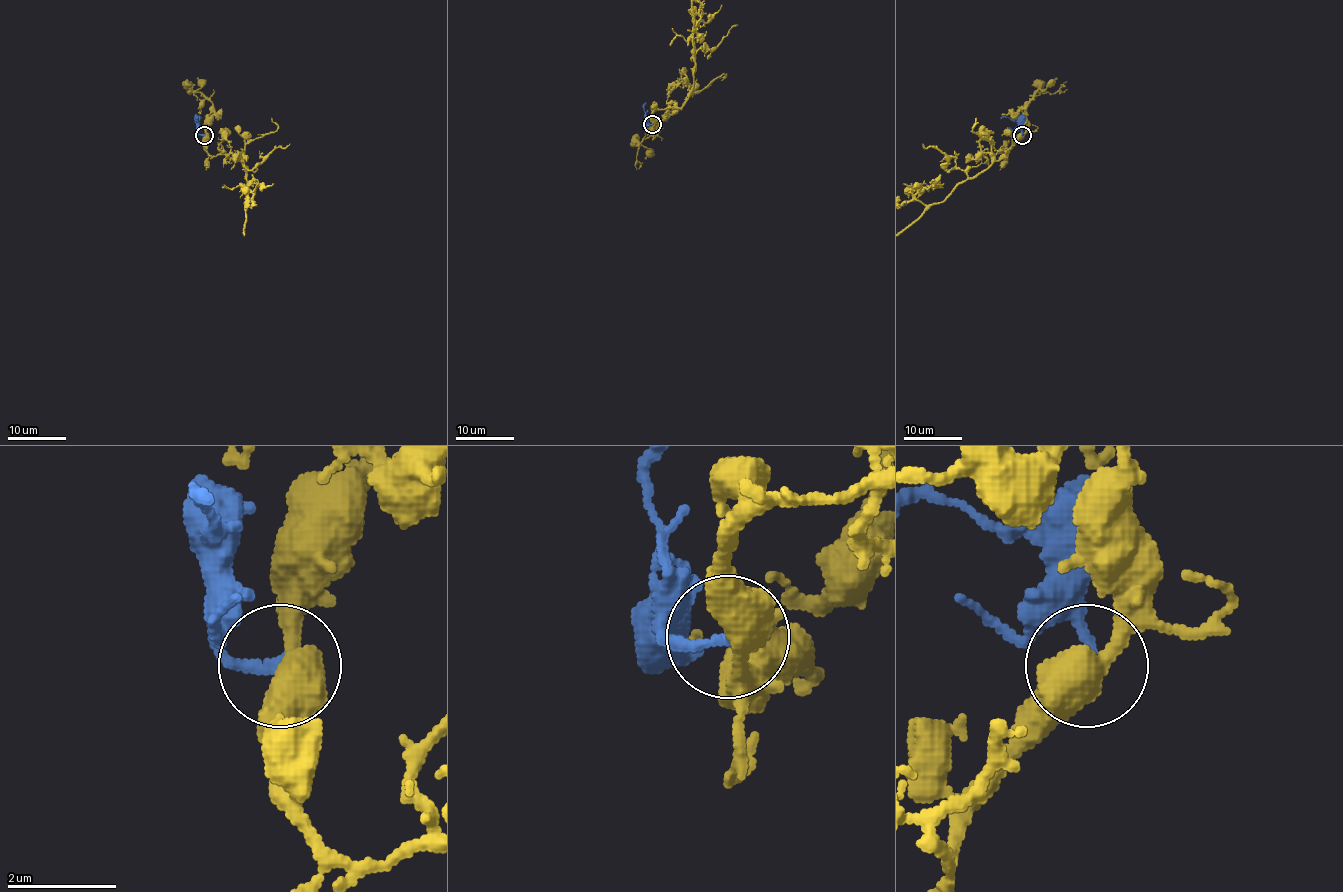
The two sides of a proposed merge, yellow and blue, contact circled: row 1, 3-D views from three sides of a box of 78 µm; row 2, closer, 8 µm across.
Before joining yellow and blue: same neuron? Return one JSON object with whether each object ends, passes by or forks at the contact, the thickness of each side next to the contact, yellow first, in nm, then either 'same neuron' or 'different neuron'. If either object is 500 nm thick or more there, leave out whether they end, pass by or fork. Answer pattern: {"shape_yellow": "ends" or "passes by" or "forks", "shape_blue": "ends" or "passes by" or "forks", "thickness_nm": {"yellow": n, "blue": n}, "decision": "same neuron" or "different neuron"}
{"thickness_nm": {"yellow": 500, "blue": 200}, "decision": "different neuron"}

